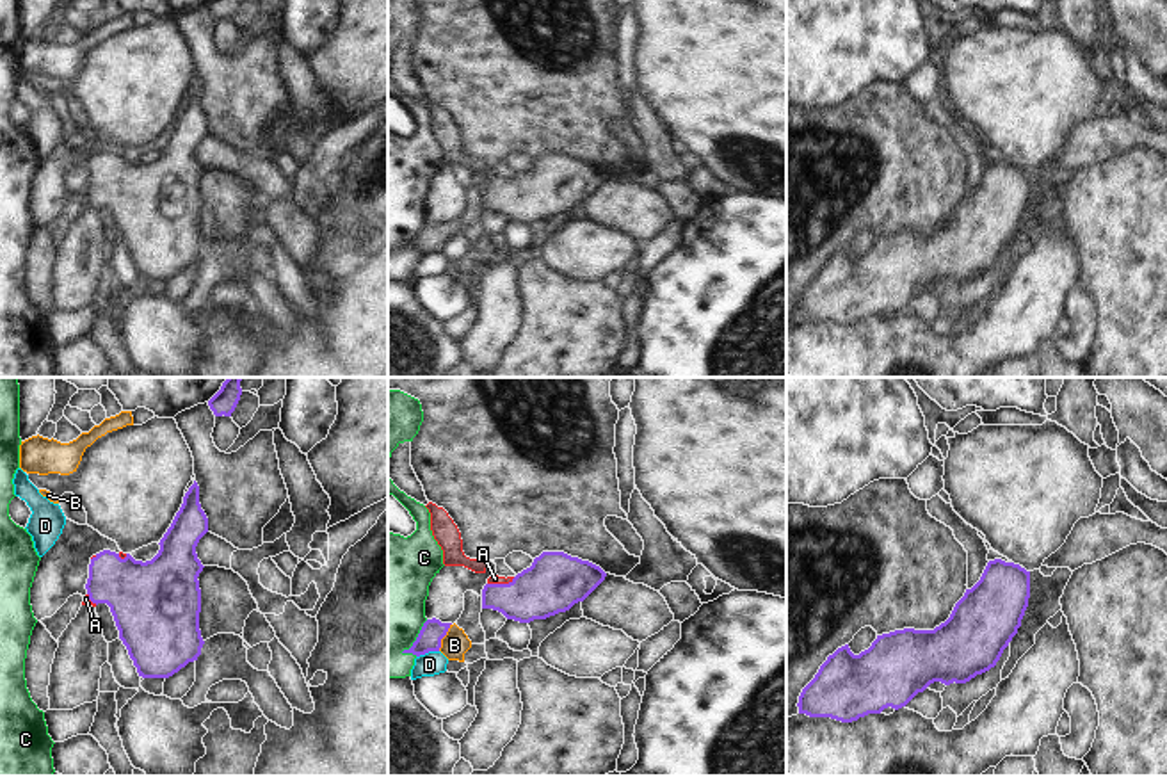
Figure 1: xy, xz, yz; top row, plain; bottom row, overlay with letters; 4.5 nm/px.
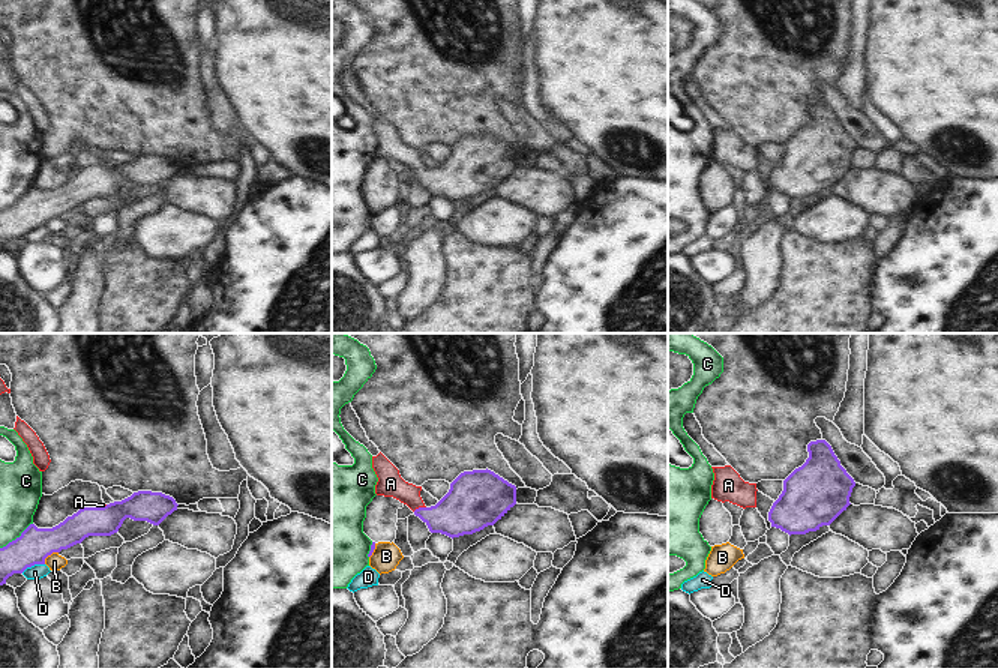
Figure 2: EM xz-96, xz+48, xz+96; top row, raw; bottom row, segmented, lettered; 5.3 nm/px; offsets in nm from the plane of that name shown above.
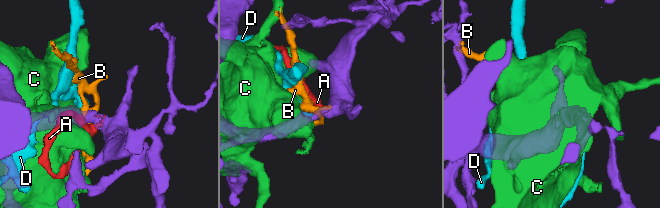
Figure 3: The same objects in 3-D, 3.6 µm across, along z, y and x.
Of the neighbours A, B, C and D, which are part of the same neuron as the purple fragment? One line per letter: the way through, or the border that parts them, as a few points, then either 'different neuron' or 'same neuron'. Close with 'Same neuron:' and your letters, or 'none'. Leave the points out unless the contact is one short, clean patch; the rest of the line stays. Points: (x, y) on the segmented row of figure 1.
A: way xz (555, 581), (547, 586), (500, 584), (495, 579); same neuron
B: border xz (450, 623), (438, 650); different neuron
C: different neuron
D: different neuron
Same neuron: A

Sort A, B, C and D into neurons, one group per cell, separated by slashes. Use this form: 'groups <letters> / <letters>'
groups A / B / C / D

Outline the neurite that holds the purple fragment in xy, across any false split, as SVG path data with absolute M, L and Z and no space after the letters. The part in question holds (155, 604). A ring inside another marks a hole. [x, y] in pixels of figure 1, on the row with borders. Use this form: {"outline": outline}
{"outline": "M194 481L185 493L183 504L171 527L158 543L158 554L151 561L135 561L130 554L116 554L110 550L103 550L91 557L89 578L85 584L87 594L84 596L82 605L96 607L98 603L107 603L110 607L119 630L119 639L126 646L130 659L142 678L169 678L201 655L205 641L199 630L201 589L197 577L205 566L197 559L196 546L206 532L208 518L201 509L199 486Z"}

